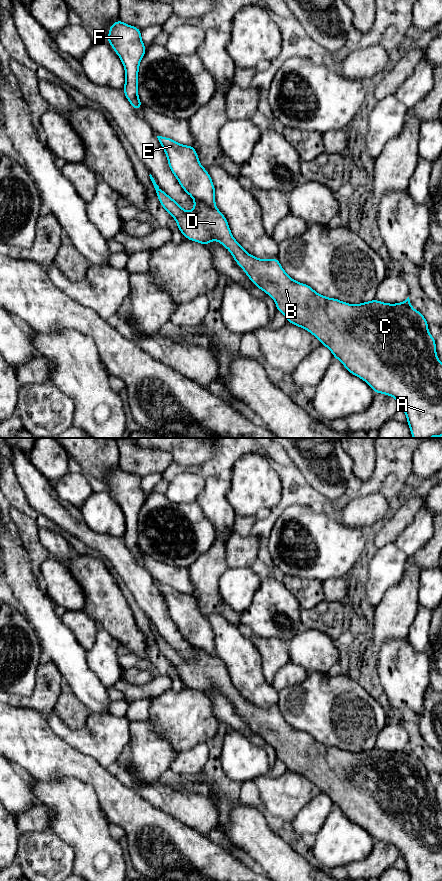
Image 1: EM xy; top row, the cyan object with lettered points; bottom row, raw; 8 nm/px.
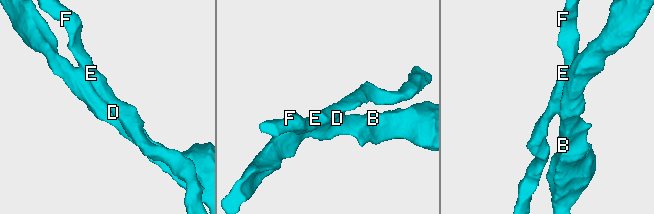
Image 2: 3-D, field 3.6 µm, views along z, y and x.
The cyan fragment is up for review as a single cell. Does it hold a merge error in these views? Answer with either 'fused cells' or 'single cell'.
fused cells

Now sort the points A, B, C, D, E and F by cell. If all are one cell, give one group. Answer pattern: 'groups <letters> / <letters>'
groups A B C D / E F

